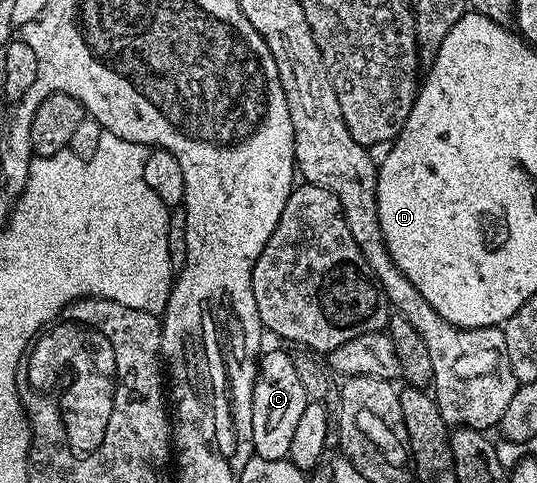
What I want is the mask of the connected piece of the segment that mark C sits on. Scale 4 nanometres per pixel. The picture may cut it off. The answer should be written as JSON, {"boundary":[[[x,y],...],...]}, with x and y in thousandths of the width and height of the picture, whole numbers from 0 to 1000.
{"boundary":[[[507,723],[482,741],[469,820],[469,934],[488,950],[531,950],[562,851],[577,834],[534,729]]]}

